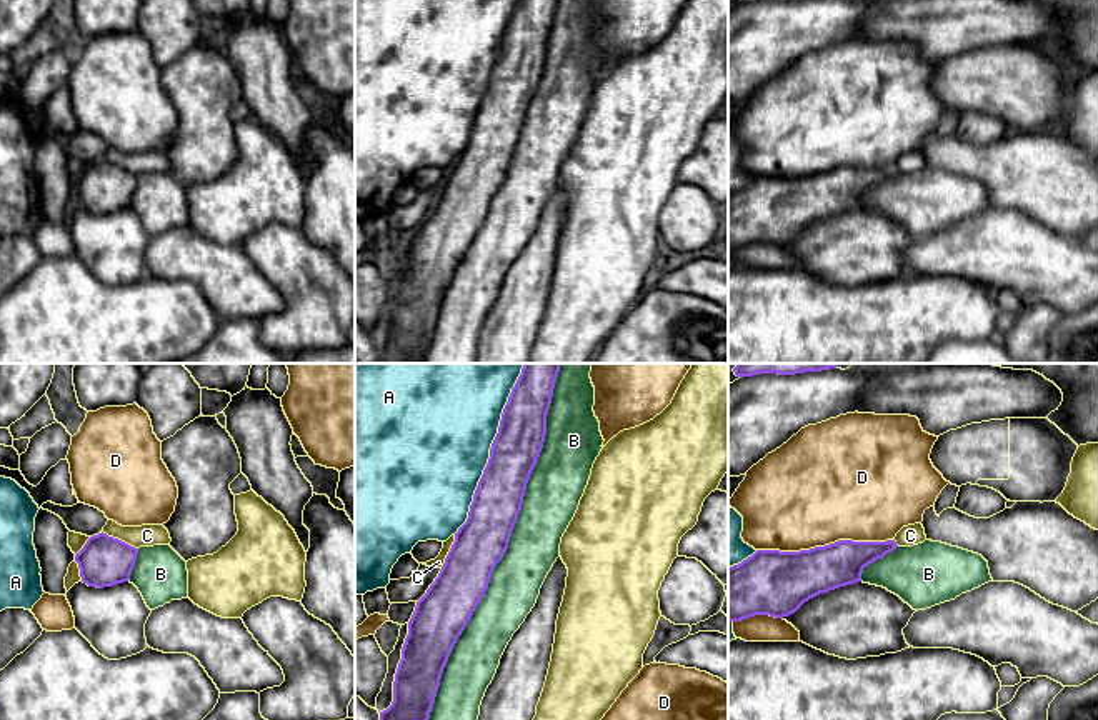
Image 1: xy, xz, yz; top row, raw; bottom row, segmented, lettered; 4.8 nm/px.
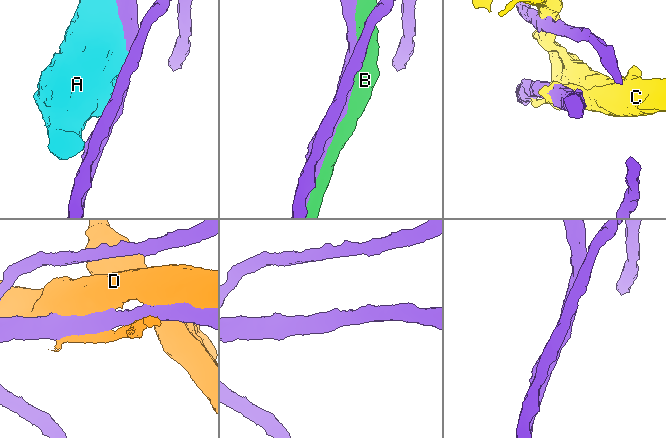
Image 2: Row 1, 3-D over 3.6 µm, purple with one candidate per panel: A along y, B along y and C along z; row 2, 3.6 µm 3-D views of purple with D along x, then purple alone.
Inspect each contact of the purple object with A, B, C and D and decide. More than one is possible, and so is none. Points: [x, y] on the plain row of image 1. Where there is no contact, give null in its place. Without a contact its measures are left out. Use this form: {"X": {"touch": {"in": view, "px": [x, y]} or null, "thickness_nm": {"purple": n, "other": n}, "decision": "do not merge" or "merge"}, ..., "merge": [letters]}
{"A": {"touch": {"in": "xz", "px": [490, 80]}, "thickness_nm": {"purple": 240, "other": 480}, "decision": "do not merge"}, "B": {"touch": {"in": "xz", "px": [504, 180]}, "thickness_nm": {"purple": 240, "other": 240}, "decision": "merge"}, "C": {"touch": {"in": "xy", "px": [120, 167]}, "thickness_nm": {"purple": 240, "other": 110}, "decision": "do not merge"}, "D": {"touch": {"in": "yz", "px": [825, 172]}, "thickness_nm": {"purple": 280, "other": 500}, "decision": "do not merge"}, "merge": ["B"]}

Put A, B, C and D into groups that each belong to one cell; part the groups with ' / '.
A / B / C / D

